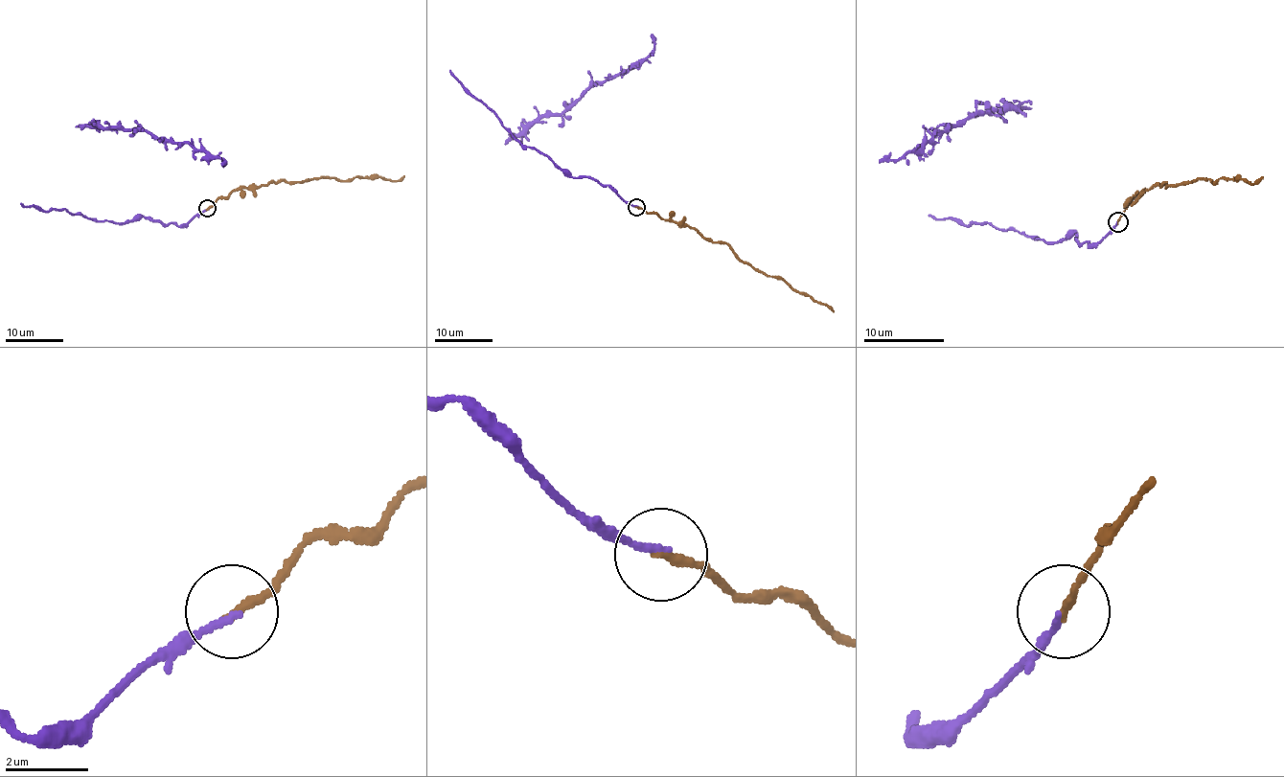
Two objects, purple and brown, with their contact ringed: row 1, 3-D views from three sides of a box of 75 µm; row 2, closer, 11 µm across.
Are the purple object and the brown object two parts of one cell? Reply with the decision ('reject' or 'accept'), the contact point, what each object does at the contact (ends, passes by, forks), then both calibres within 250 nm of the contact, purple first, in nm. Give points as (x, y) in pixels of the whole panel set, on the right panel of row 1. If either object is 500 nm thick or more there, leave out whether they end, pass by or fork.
accept; place (1117, 221); purple ends; brown ends; calibres 160 and 220 nm

